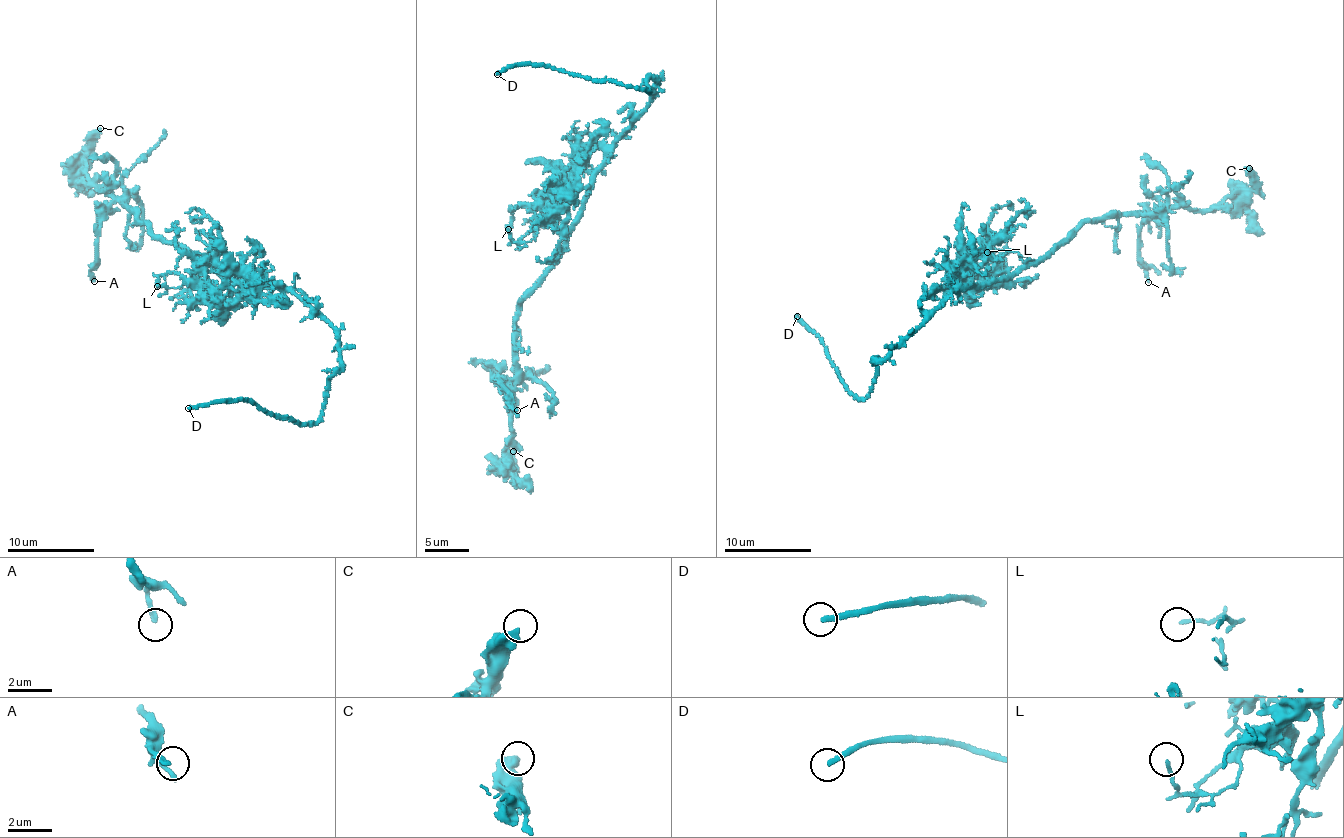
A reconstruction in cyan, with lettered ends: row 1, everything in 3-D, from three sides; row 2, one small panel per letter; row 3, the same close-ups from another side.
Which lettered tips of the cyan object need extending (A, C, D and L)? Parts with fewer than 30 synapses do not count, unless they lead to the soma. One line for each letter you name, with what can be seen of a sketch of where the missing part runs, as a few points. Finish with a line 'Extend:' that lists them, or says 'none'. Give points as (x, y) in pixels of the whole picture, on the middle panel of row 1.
Extend: D

